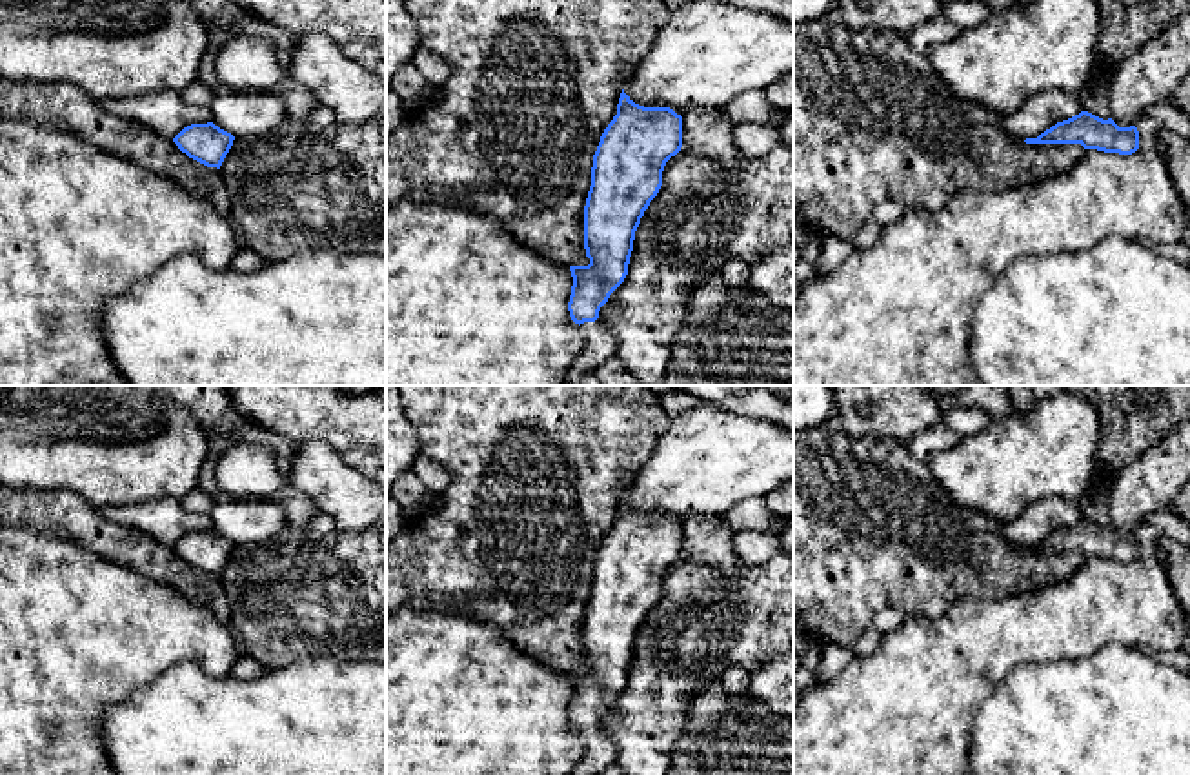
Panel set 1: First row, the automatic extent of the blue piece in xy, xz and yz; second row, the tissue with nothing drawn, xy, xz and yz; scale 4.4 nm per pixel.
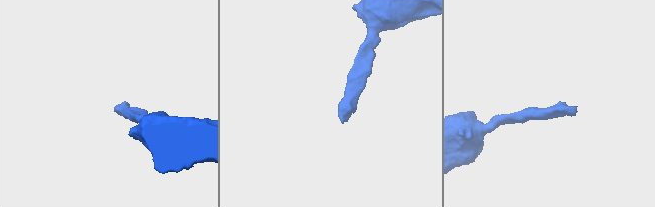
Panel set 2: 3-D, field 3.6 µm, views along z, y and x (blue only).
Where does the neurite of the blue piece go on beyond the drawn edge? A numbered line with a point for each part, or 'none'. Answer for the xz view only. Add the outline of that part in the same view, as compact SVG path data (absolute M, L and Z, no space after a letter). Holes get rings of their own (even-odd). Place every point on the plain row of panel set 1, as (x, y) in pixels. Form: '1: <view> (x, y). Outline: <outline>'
1: xz (601, 752). Outline: M597 726L595 730L580 731L584 753L571 775L599 775L617 760L617 744L610 735Z

